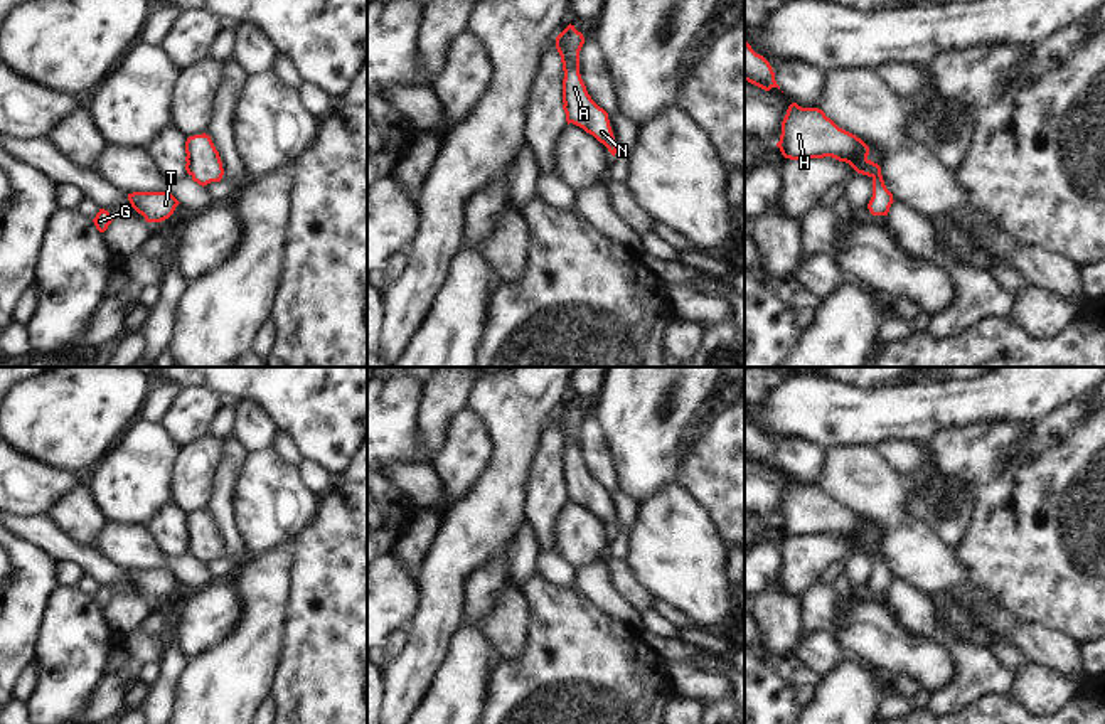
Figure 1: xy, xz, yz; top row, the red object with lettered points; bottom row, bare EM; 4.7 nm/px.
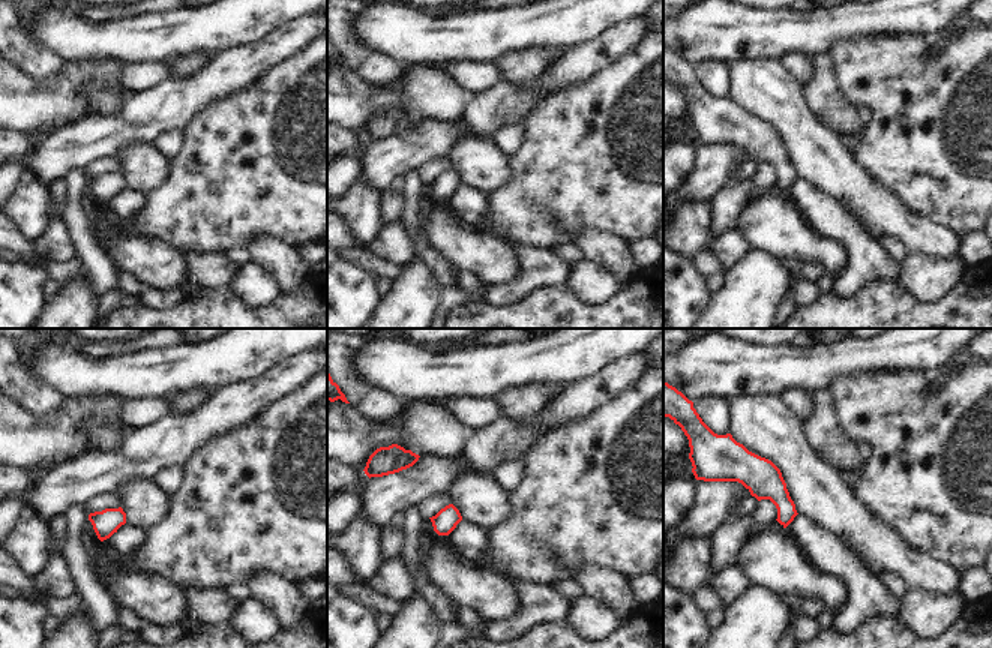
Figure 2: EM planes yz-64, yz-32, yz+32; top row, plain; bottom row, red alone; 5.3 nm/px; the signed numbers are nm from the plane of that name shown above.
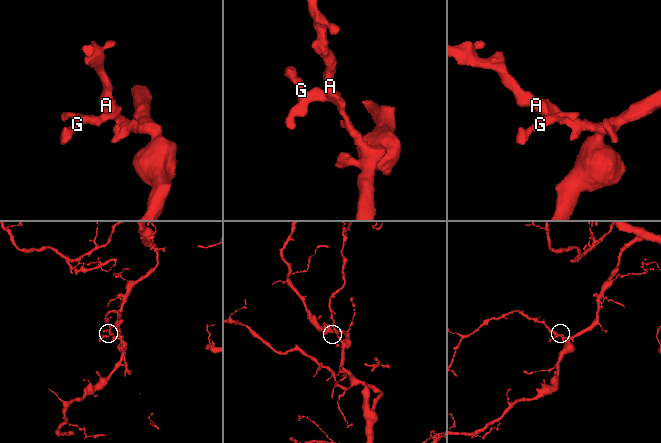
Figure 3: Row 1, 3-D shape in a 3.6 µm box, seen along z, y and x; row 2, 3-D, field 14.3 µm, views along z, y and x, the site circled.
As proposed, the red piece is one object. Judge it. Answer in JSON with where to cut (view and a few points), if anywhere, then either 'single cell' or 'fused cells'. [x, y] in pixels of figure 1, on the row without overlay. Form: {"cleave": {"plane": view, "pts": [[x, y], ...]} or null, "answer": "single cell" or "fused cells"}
{"cleave": null, "answer": "single cell"}

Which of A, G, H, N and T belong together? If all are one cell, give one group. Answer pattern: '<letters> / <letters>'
A G H N T

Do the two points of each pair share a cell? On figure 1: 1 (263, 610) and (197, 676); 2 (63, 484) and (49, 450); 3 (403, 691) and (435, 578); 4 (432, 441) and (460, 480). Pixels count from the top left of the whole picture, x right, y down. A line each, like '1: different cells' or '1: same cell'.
1: same cell
2: different cells
3: same cell
4: different cells

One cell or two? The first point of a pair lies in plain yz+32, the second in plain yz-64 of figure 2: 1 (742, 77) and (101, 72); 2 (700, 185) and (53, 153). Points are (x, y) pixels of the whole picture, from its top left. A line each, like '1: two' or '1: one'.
1: two
2: one

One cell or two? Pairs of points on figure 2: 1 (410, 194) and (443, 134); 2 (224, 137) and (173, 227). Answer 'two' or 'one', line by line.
1: two
2: one

